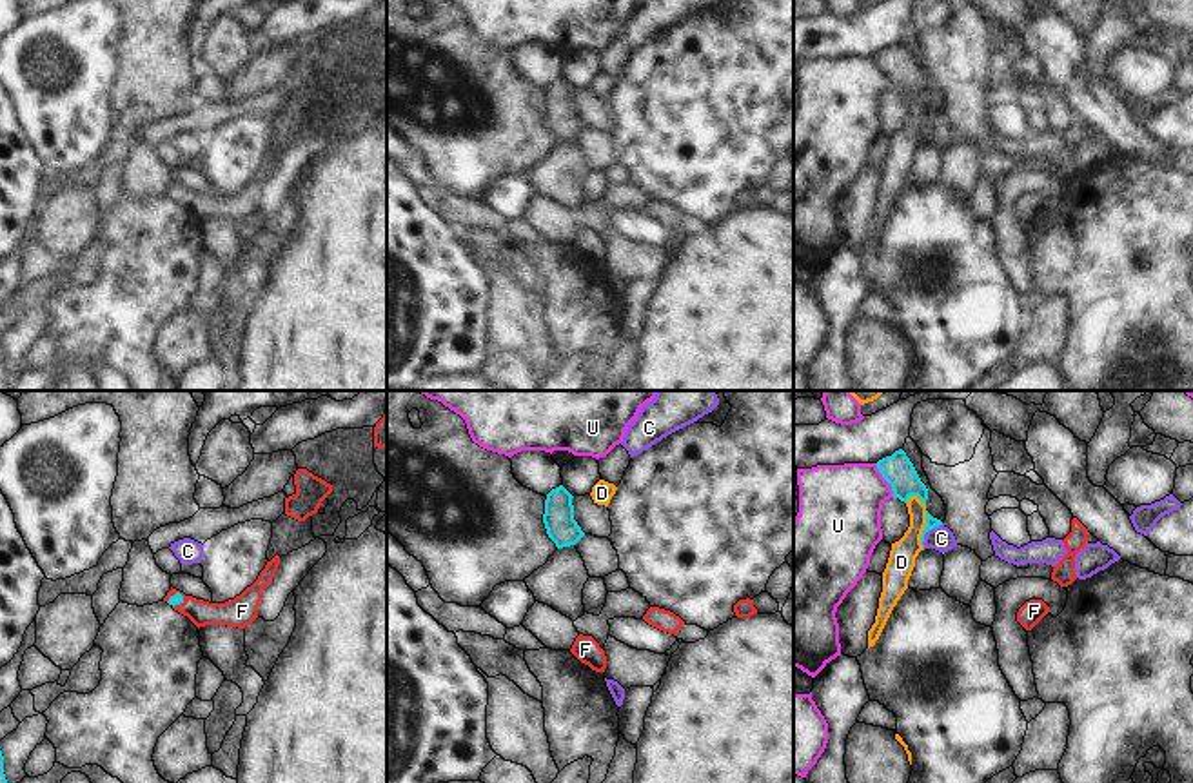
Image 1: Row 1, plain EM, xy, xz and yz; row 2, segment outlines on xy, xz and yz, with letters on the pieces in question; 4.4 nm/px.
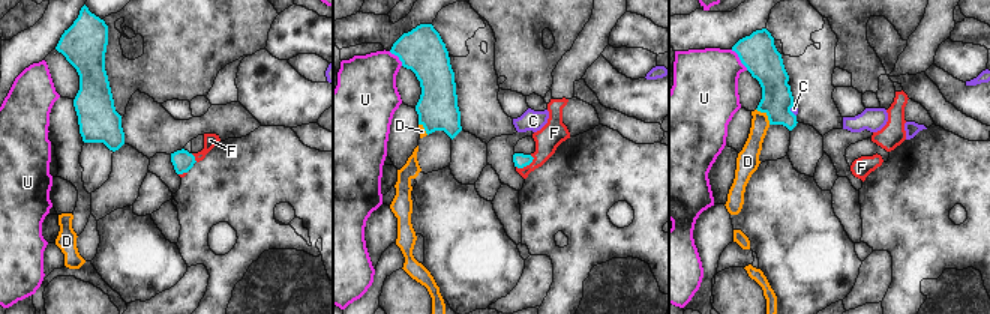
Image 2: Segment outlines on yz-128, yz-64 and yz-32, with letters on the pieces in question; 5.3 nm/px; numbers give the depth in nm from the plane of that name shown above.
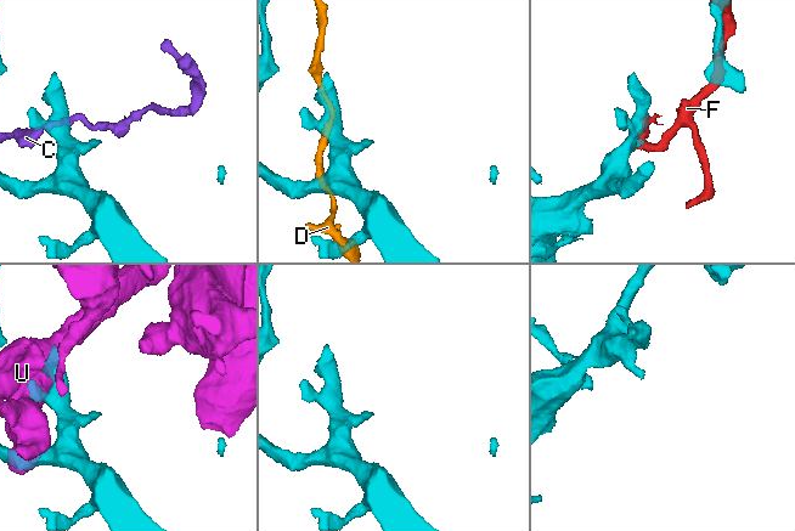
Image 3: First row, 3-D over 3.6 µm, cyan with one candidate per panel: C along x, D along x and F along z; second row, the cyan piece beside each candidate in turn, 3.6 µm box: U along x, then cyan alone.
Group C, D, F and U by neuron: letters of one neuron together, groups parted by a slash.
C / D / F / U

